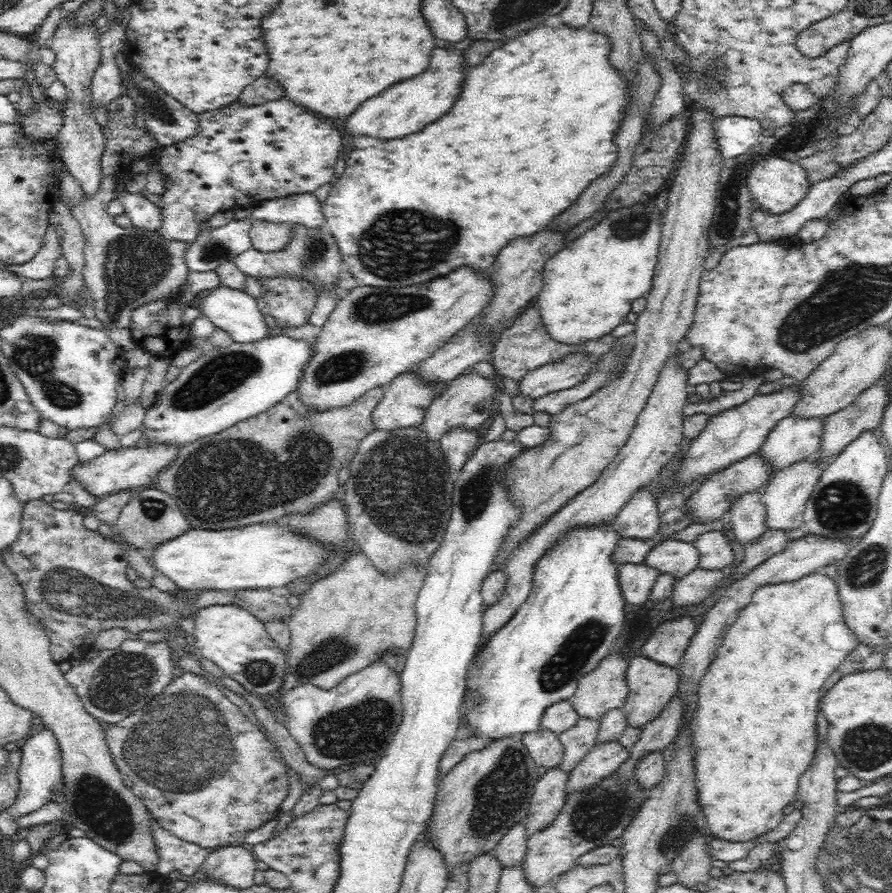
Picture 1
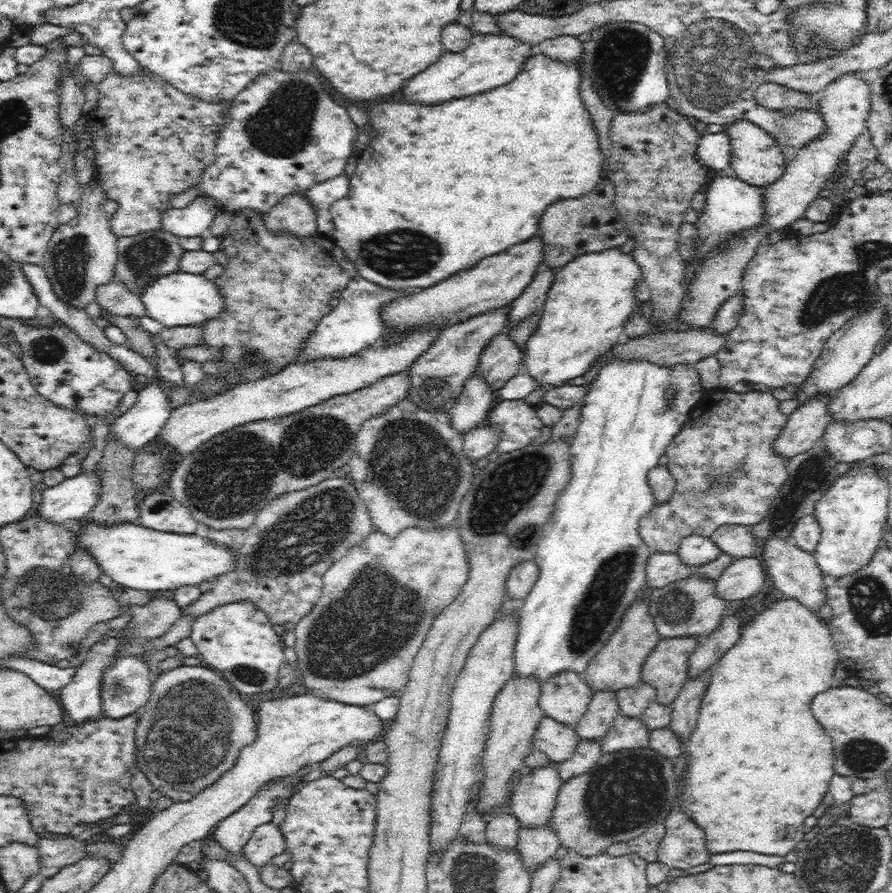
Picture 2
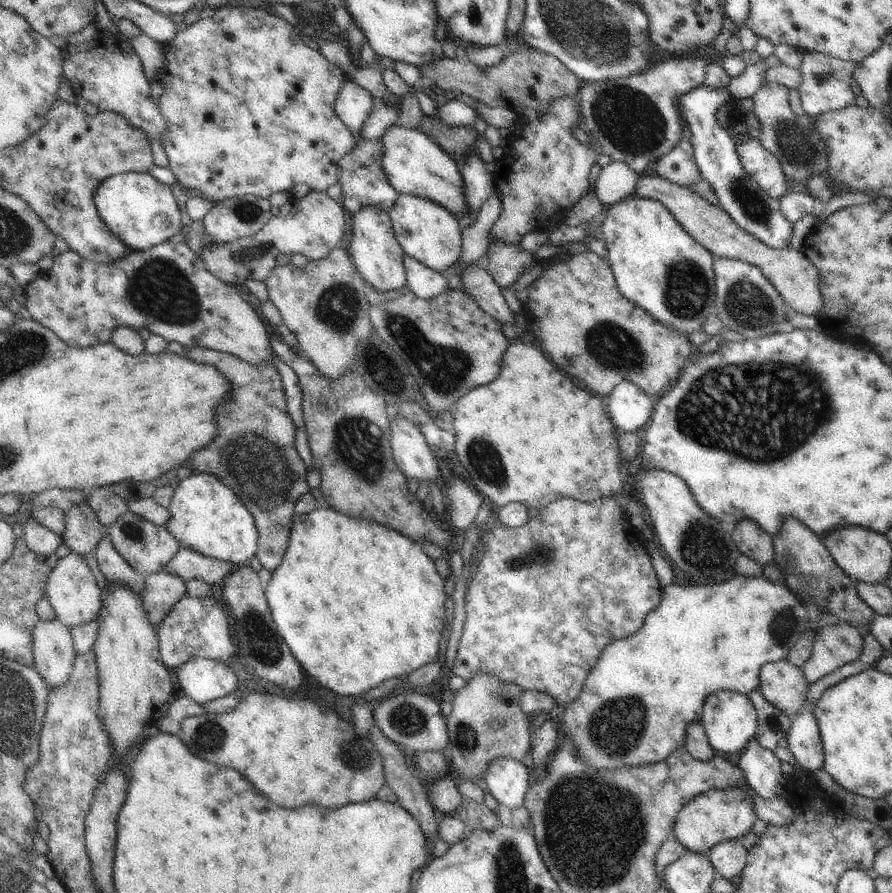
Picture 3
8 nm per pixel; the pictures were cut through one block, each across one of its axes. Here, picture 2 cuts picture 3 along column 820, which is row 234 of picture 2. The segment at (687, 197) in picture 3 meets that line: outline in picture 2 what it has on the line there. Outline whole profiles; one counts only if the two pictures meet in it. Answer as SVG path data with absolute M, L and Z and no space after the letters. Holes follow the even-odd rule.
M303 193L287 194L280 202L263 214L266 229L273 234L290 232L304 238L317 233L316 209Z

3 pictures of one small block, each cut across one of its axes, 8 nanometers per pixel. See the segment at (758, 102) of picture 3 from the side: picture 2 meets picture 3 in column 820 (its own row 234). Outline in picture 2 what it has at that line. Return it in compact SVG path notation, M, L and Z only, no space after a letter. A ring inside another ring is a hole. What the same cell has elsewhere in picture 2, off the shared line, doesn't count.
M159 230L147 231L132 237L117 238L116 266L114 266L114 276L121 278L121 282L141 298L142 291L156 282L161 276L180 271L180 259L183 250L179 244L179 237Z

